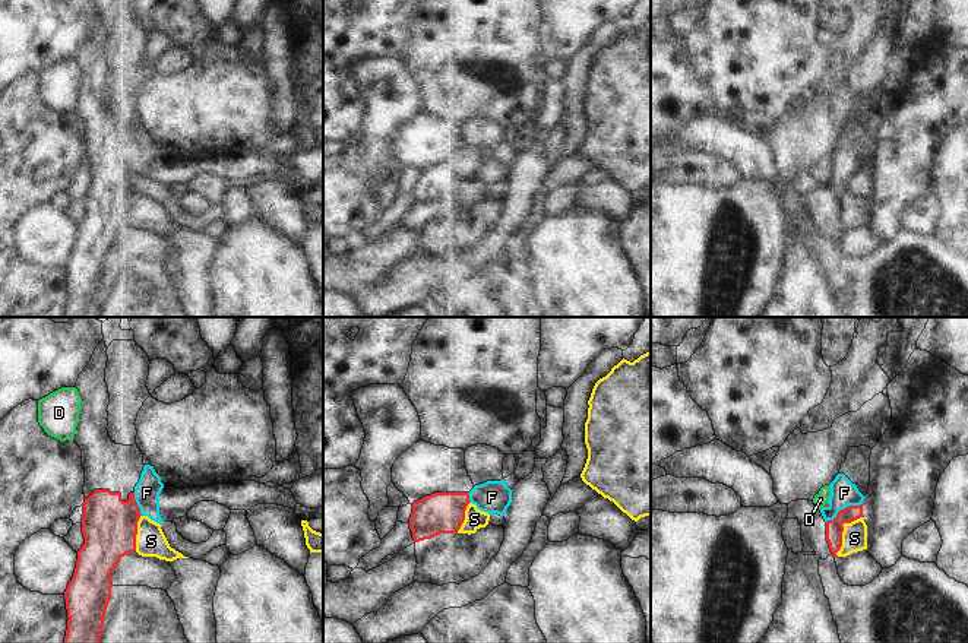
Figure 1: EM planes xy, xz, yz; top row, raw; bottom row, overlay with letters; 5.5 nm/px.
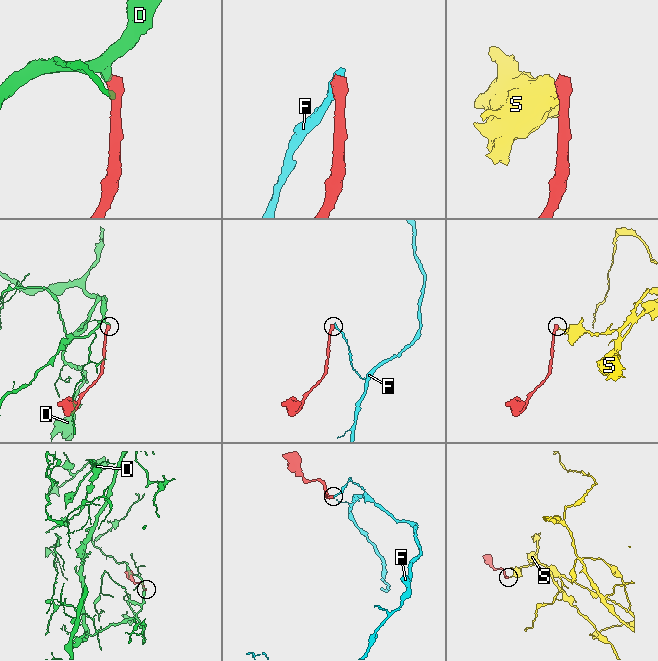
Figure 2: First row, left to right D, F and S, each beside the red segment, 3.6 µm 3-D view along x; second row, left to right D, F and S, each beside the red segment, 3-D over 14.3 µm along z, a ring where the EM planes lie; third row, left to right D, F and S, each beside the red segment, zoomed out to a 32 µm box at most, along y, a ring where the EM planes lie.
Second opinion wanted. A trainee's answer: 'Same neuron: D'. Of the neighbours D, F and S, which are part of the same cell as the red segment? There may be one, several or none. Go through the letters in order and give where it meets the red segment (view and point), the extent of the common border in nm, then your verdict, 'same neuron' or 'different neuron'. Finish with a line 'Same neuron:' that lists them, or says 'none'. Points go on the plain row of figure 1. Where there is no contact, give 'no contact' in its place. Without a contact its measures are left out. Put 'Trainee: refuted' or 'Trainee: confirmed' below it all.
D: yz (825, 177) | 40 nm | different neuron
F: yz (845, 180) | 240 nm | different neuron
S: yz (842, 203) | 260 nm | different neuron
Same neuron: none
Trainee: refuted

